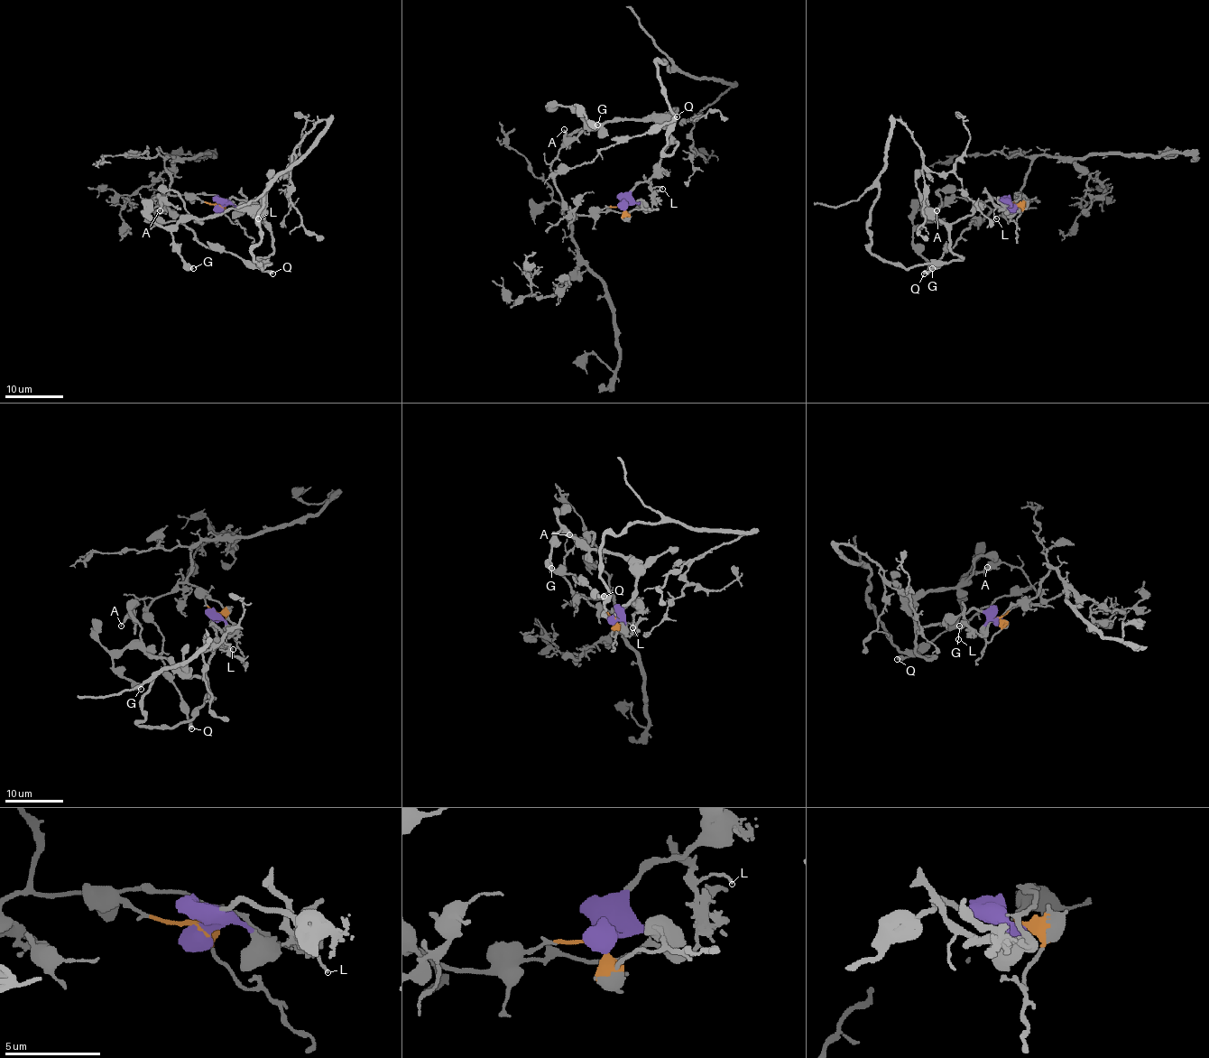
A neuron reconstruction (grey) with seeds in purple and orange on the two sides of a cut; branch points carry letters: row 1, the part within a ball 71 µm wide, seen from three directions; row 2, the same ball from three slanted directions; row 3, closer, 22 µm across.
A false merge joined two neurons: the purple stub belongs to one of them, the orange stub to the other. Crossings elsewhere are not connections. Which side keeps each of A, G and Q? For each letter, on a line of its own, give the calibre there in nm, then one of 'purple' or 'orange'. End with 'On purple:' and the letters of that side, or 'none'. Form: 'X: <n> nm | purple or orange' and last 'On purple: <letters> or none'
A: 120 nm | orange
G: 600 nm | purple
Q: 500 nm | orange
On purple: G

